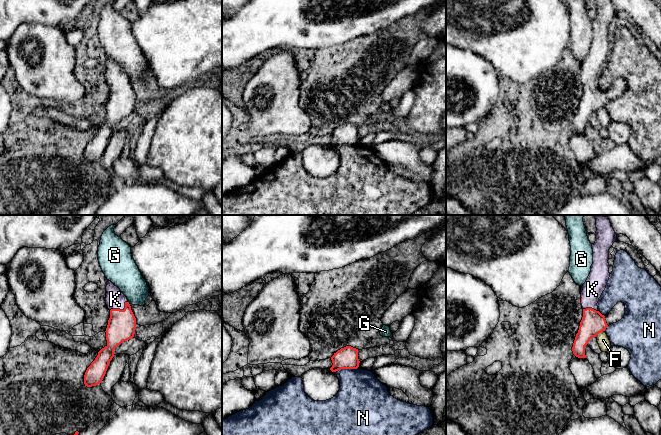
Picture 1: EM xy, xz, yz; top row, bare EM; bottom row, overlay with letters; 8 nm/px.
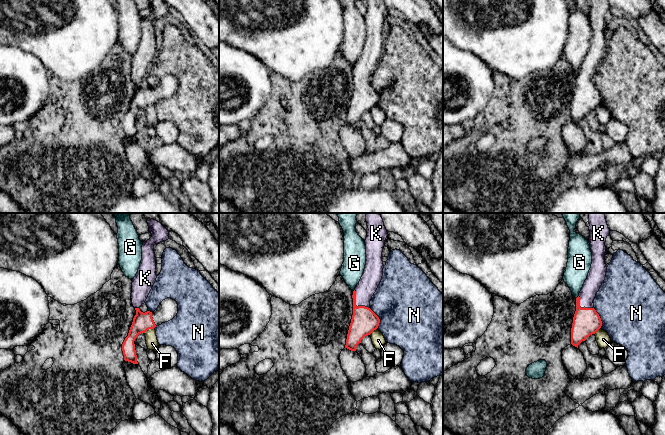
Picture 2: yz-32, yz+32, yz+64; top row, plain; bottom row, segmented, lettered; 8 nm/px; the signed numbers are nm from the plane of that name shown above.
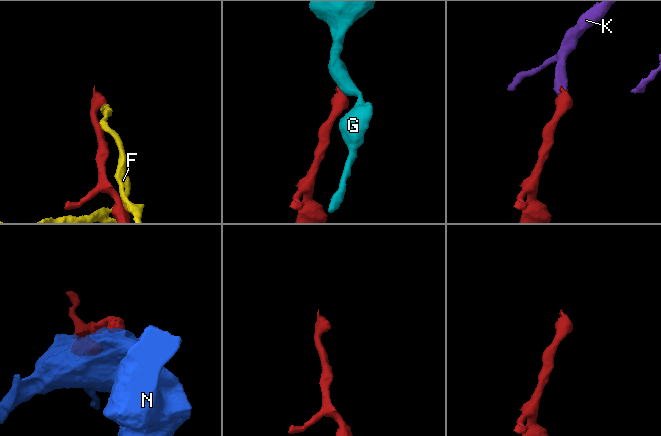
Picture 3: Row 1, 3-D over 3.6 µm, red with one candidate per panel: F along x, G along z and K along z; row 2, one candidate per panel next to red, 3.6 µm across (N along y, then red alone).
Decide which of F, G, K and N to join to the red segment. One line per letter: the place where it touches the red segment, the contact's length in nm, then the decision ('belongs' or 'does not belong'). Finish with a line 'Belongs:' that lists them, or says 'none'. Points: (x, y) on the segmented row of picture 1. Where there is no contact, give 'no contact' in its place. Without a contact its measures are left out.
F: yz (599, 332) | 90 nm | does not belong
G: xy (129, 304) | 50 nm | does not belong
K: xy (119, 309) | 160 nm | belongs
N: xz (345, 368) | 200 nm | does not belong
Belongs: K

